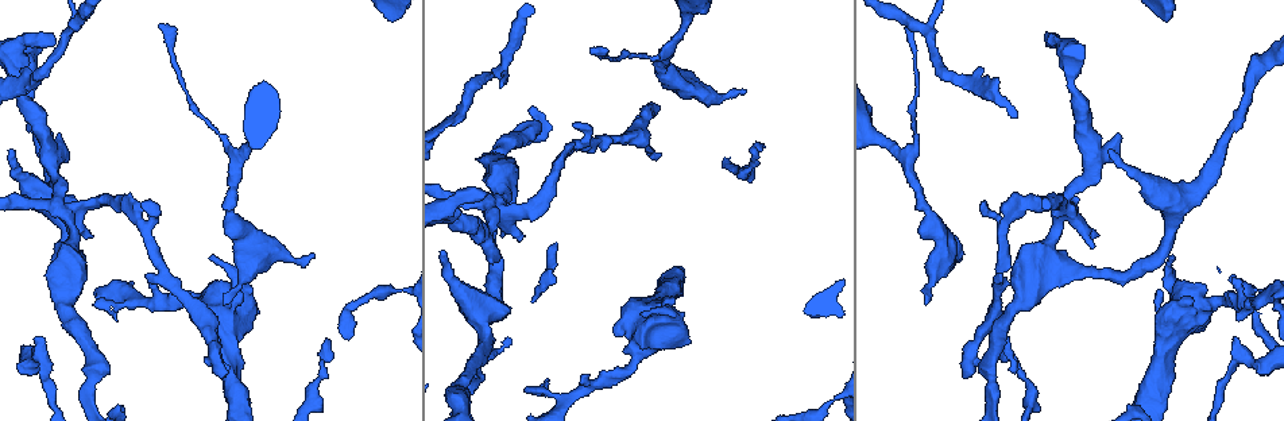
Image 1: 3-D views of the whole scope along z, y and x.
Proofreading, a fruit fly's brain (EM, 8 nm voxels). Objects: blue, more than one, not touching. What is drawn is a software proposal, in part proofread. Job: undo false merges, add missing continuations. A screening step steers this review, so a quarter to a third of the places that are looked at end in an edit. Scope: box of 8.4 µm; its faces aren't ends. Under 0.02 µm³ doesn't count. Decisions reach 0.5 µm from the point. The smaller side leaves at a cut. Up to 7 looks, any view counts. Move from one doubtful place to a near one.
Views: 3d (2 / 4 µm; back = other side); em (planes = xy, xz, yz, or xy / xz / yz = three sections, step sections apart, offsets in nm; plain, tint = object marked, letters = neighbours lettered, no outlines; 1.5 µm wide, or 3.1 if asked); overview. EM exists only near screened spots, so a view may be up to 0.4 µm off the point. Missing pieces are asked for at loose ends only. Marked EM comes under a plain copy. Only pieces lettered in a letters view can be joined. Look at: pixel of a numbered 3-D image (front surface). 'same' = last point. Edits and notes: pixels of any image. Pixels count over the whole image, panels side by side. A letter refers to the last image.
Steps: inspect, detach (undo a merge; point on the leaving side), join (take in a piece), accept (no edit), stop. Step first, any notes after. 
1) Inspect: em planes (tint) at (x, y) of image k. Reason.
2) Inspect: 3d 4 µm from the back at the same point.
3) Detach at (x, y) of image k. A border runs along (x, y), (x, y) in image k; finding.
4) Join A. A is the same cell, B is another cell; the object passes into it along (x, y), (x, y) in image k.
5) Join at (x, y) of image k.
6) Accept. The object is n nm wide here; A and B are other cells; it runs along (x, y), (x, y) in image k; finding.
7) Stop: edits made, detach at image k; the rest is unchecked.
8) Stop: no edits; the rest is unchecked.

Inspect: 3d 4 µm at (591, 47) of image 1.

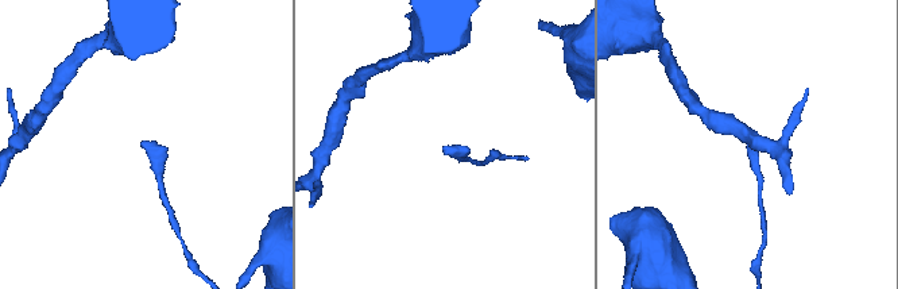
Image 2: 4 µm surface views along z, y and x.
Inspect: em xz step 4 (tint) at (142, 144) of image 2. Now the EM.

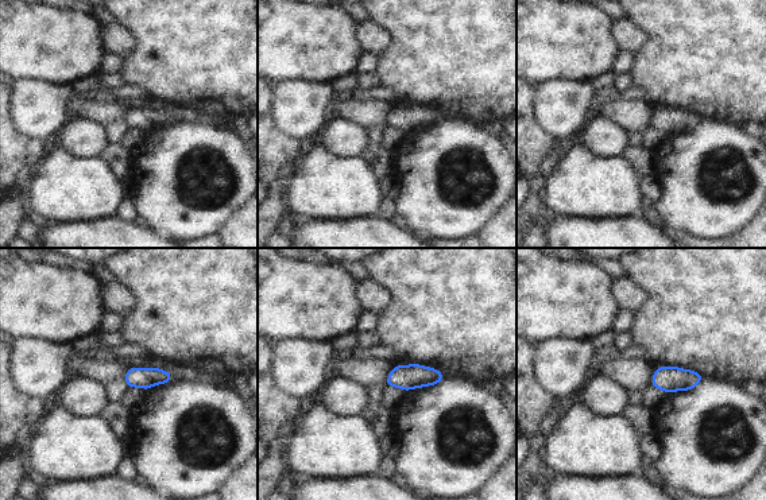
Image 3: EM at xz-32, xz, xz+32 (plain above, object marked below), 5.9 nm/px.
Inspect: em planes (letters) at the same point.

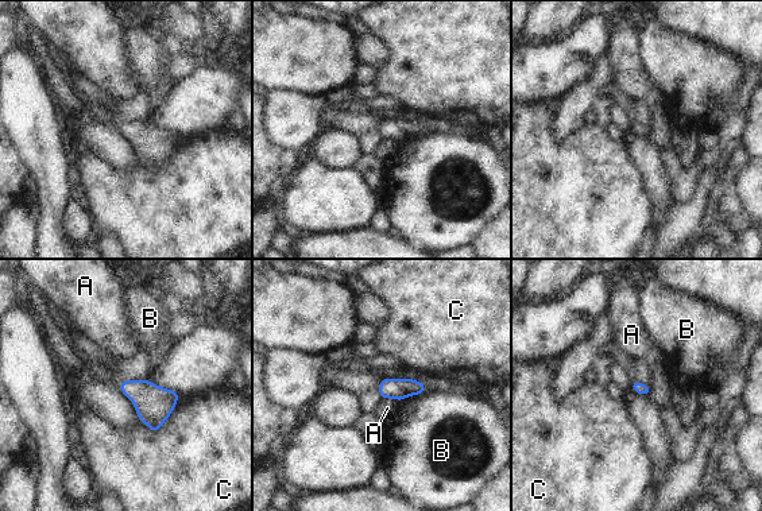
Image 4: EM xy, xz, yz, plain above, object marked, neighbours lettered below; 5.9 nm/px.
Accept. The object is 70 nm wide here; A, B and C are other cells; a border runs along (382, 398), (395, 398), (399, 402) in image 4; none of them fits.

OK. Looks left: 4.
Inspect: 3d 2 µm at (484, 194) of image 1. End of a long branch.

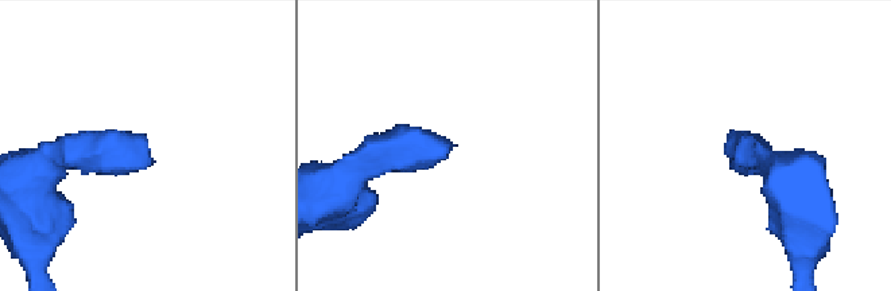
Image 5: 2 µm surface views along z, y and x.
Inspect: em planes (letters) at (149, 159) of image 5. Now the EM.

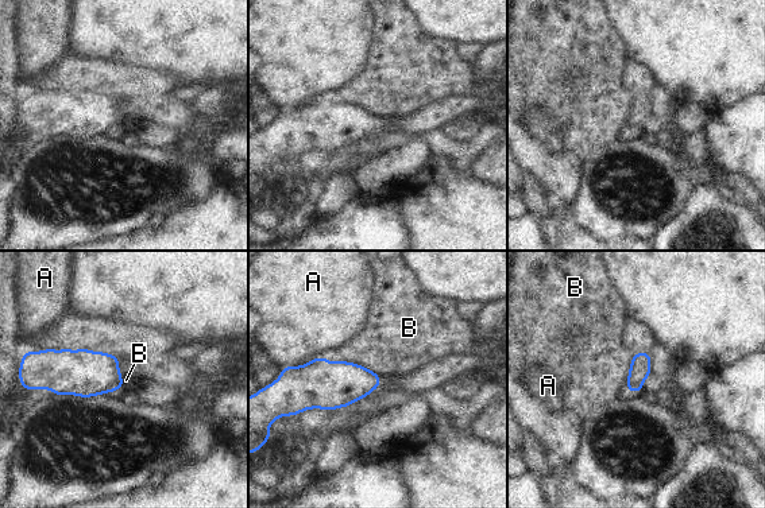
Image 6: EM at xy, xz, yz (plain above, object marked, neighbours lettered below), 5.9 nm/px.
Accept. A and B are other cells; a border runs along (634, 355), (629, 368), (626, 391) in image 6; none of them fits.

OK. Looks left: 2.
Inspect: em planes (letters) at (221, 377) of image 1. An open end.

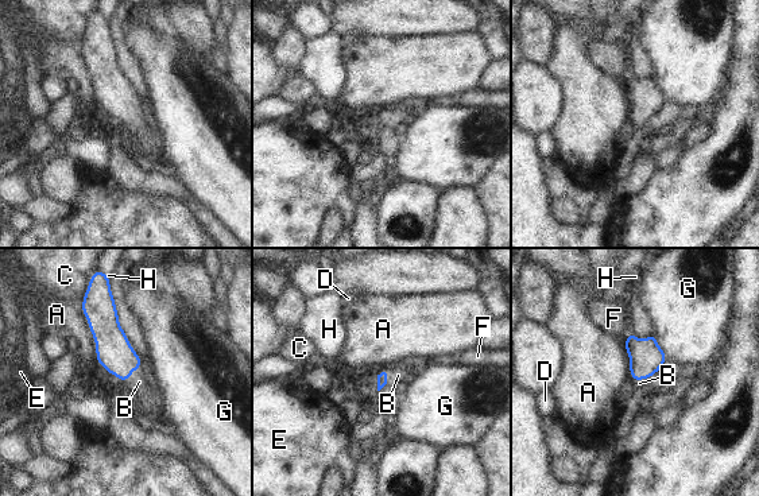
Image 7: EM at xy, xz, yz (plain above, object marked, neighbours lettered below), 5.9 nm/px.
Join B. The longest contact is with A, 300 nm; B is the same cell, A, C, D, E, F, G and H are other cells; the object passes into it along (115, 353), (132, 371), (139, 382) in image 7; it goes on there.

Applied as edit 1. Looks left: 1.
Stop: edits made, join at image 7; the rest is unchecked.

